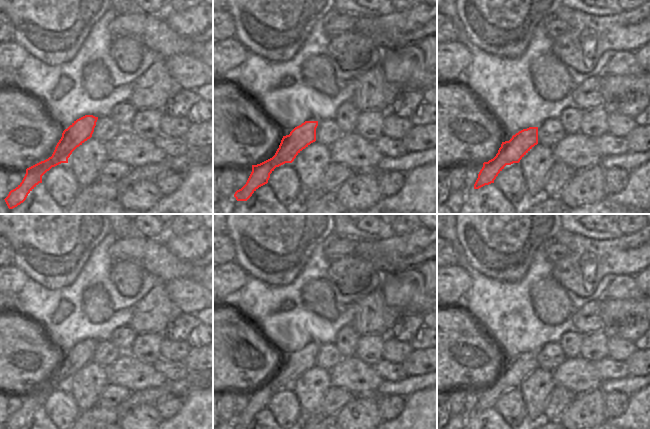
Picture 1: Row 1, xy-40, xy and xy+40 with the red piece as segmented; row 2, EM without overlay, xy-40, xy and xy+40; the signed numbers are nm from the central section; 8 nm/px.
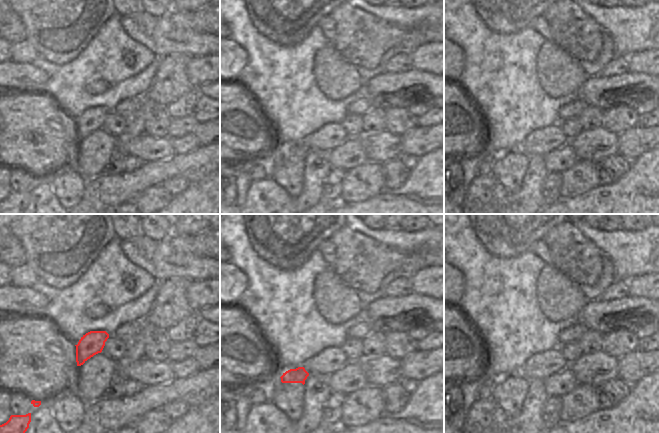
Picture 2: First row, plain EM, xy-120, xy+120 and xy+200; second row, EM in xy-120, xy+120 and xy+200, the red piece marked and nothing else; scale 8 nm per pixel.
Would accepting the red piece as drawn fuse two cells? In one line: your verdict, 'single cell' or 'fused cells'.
single cell

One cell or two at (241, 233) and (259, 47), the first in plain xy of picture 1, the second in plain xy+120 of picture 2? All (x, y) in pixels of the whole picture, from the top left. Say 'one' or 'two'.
two

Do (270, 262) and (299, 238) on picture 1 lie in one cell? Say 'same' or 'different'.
same

